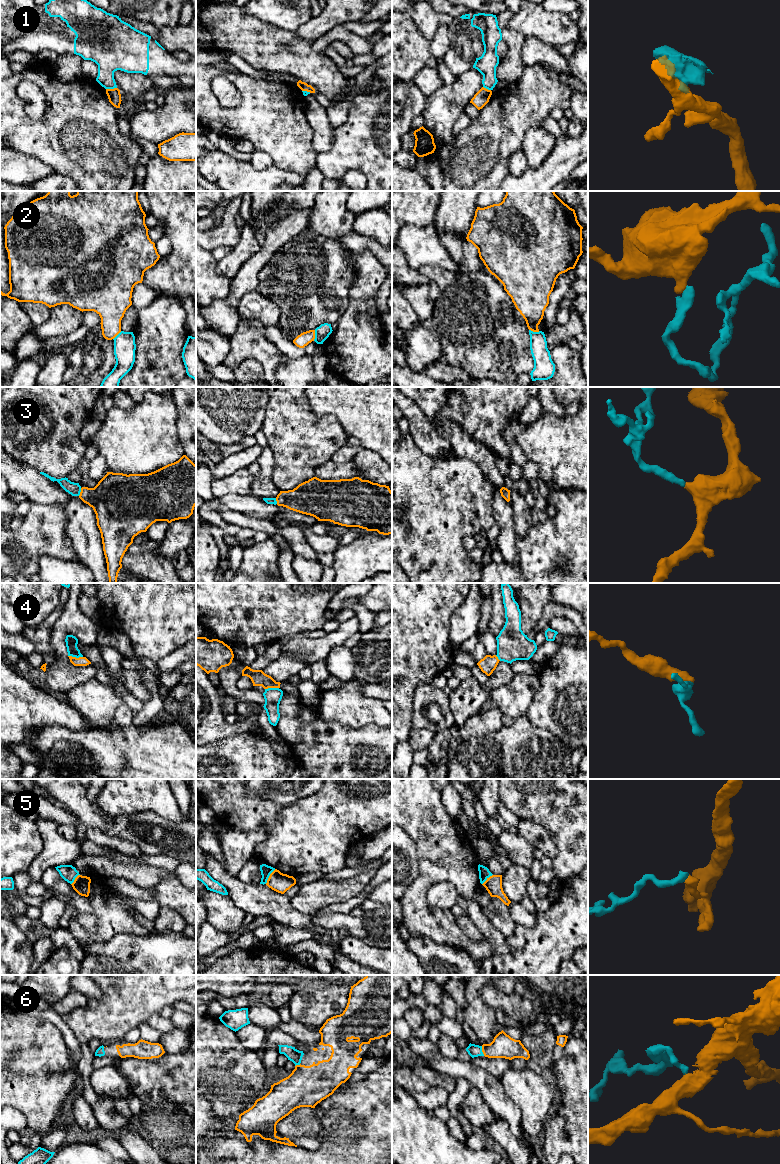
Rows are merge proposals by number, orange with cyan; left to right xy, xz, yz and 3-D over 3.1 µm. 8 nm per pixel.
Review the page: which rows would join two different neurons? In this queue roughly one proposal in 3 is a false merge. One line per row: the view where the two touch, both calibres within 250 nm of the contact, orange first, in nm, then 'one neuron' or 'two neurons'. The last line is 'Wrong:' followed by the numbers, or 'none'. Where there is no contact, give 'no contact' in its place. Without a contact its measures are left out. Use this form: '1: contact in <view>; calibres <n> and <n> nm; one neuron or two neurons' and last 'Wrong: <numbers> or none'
1: contact in xy; calibres 110 and 220 nm; two neurons
2: contact in xz; calibres 110 and 120 nm; two neurons
3: contact in xy; calibres 320 and 100 nm; one neuron
4: contact in xy; calibres 80 and 100 nm; one neuron
5: contact in xz; calibres 160 and 90 nm; two neurons
6: contact in yz; calibres 190 and 100 nm; one neuron
Wrong: 1, 2, 5

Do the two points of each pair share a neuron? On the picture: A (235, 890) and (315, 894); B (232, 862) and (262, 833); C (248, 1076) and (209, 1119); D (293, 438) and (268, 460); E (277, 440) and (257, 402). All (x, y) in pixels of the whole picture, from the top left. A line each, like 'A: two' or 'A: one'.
A: two
B: one
C: two
D: two
E: two

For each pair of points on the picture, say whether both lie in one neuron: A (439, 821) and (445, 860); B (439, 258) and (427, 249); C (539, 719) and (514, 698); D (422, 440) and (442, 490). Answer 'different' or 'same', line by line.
A: same
B: same
C: different
D: different

